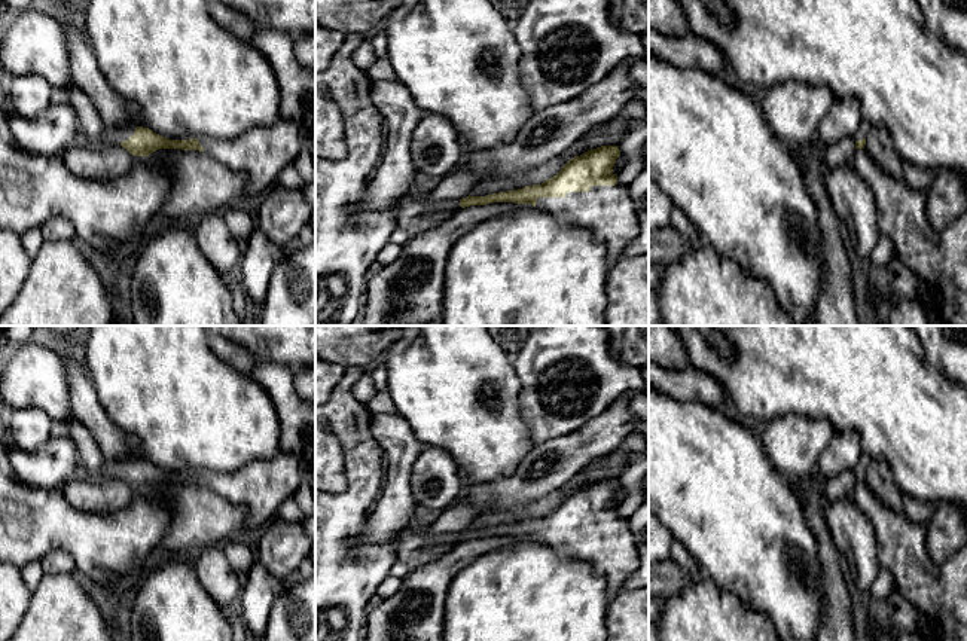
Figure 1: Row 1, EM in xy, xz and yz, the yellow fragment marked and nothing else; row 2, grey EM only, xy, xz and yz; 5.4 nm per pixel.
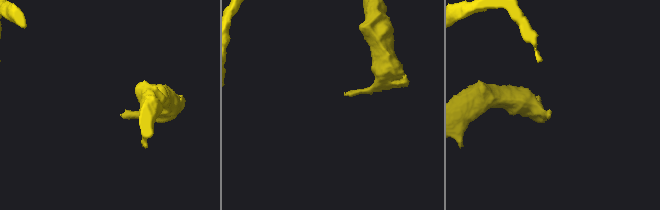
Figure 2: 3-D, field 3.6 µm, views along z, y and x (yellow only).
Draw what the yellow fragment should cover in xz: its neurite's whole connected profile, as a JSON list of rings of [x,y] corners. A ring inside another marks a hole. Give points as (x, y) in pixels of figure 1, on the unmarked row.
[[[601,479],[588,483],[585,488],[570,492],[561,504],[542,518],[525,519],[516,524],[498,525],[486,529],[466,529],[460,532],[460,540],[486,538],[492,535],[531,537],[544,544],[553,546],[565,556],[588,561],[597,573],[607,580],[607,598],[613,601],[625,590],[626,577],[640,565],[629,521],[617,516],[613,507],[616,492],[620,489],[619,479]]]

